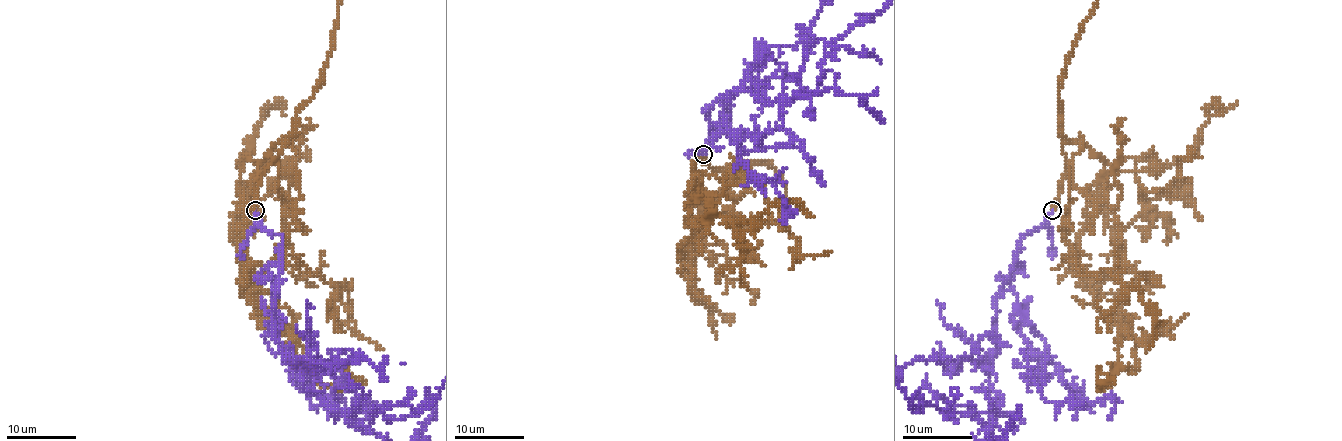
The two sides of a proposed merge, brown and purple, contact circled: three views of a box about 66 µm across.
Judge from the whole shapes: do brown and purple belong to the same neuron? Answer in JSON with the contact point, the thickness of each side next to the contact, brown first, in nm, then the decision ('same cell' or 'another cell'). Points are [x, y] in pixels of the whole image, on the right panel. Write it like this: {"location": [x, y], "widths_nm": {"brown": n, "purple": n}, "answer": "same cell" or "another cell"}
{"location": [1052, 210], "widths_nm": {"brown": 280, "purple": 240}, "answer": "same cell"}

